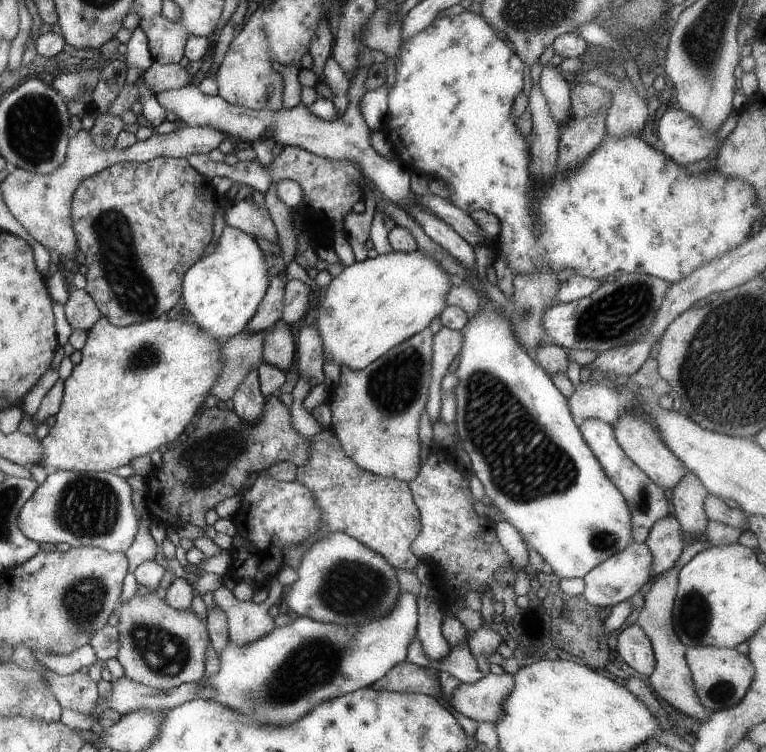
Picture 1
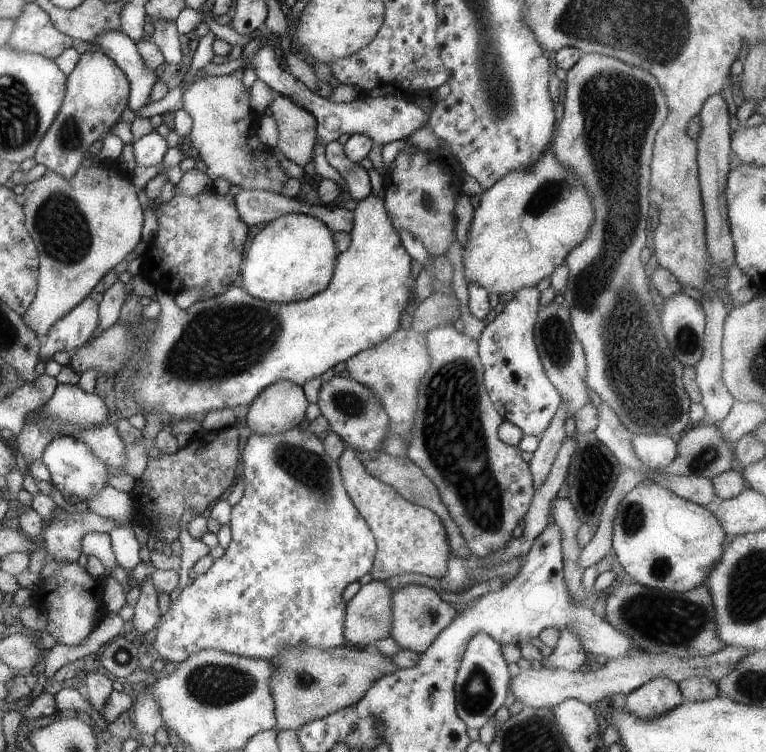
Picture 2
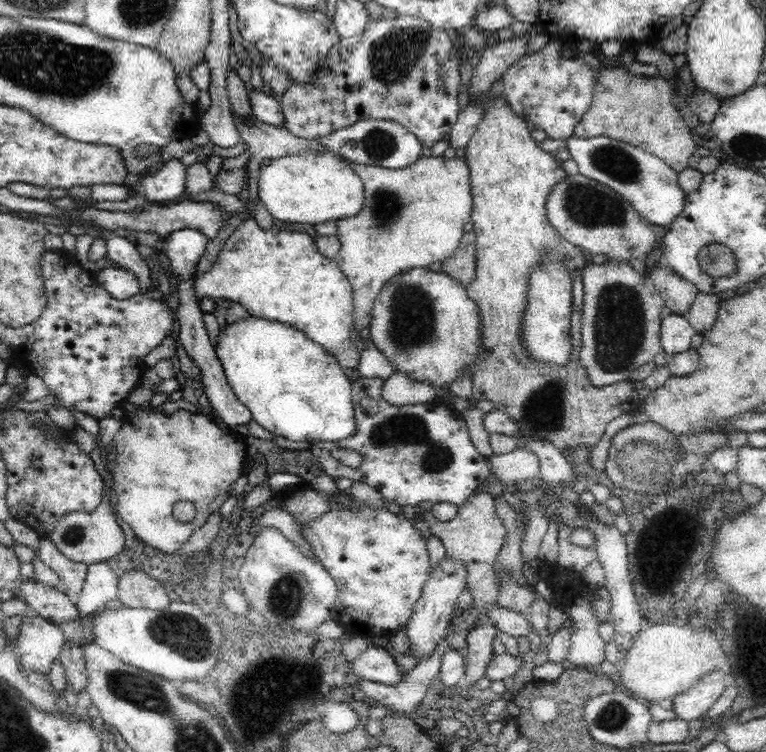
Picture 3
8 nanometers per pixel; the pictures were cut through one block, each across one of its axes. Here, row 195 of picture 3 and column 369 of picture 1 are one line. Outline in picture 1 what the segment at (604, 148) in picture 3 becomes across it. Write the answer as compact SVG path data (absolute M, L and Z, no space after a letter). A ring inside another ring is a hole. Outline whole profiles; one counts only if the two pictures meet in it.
M402 590L391 606L391 612L359 626L322 623L304 616L292 619L289 624L273 628L251 644L235 646L228 641L225 648L216 654L219 660L217 672L206 677L209 686L215 690L208 700L243 714L257 726L287 726L329 698L370 686L394 664L405 661L407 645L416 633L416 597Z

